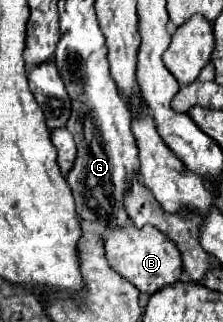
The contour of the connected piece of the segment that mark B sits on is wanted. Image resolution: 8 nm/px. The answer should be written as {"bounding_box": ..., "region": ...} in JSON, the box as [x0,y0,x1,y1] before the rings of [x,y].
{"bounding_box":[102,221,182,295],"region":[[[128,221],[124,227],[104,227],[102,237],[104,237],[106,259],[110,267],[114,267],[116,273],[120,273],[132,285],[136,285],[140,293],[152,295],[160,287],[172,285],[178,281],[180,271],[182,271],[180,251],[166,235],[162,235],[152,225],[138,229],[132,221]]]}

